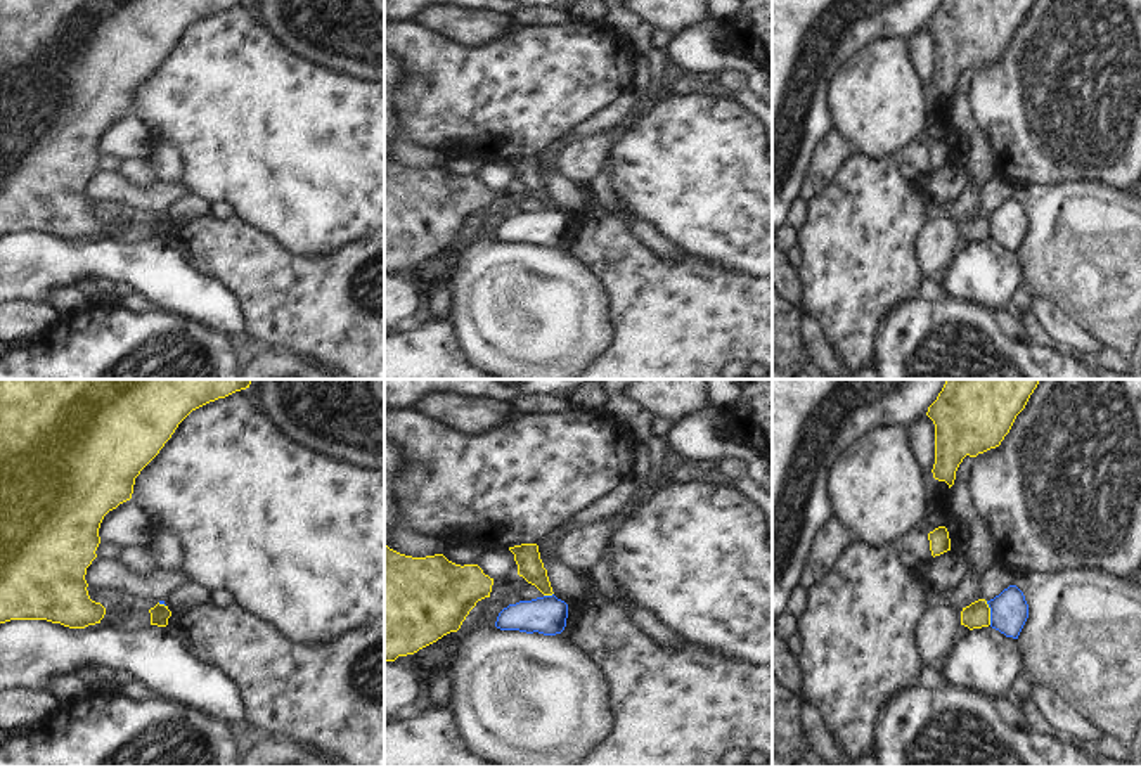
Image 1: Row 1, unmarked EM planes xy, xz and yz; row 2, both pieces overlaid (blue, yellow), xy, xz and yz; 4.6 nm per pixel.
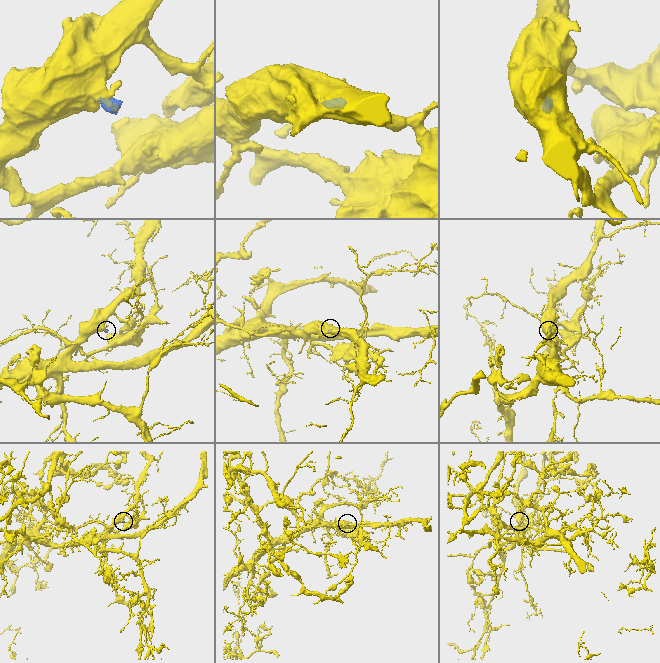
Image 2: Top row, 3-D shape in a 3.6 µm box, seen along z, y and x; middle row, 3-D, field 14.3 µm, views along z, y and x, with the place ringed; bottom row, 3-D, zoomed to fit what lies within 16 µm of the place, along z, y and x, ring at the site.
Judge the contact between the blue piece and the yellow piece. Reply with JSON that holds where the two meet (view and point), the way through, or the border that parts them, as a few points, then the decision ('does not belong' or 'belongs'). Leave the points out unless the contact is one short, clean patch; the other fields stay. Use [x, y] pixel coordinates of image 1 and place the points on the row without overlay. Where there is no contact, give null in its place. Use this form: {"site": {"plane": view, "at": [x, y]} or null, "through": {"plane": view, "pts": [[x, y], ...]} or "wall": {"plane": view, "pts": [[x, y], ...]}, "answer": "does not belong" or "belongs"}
{"site": {"plane": "yz", "at": [991, 225]}, "answer": "does not belong"}

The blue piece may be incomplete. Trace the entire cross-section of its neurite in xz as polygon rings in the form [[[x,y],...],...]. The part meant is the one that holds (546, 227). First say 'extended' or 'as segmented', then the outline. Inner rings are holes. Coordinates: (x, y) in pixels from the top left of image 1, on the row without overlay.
as segmented; [[[552,206],[509,216],[499,225],[495,239],[500,242],[556,248],[564,242],[566,230],[568,216]]]

